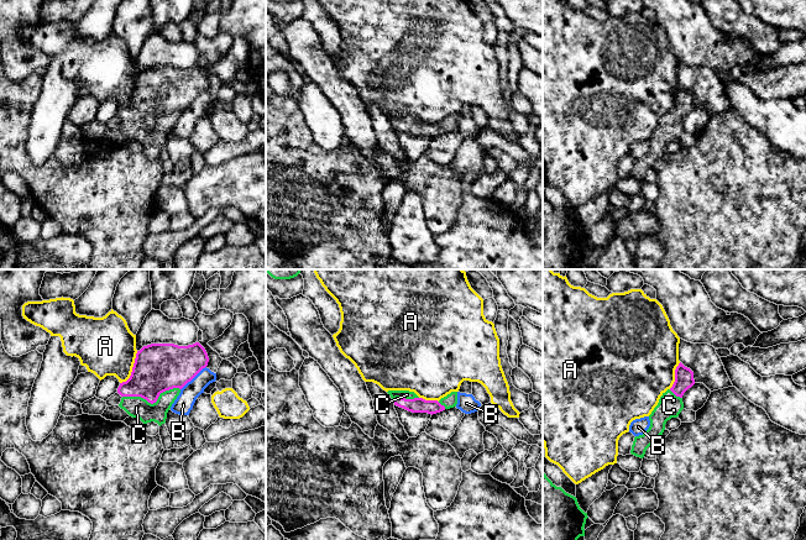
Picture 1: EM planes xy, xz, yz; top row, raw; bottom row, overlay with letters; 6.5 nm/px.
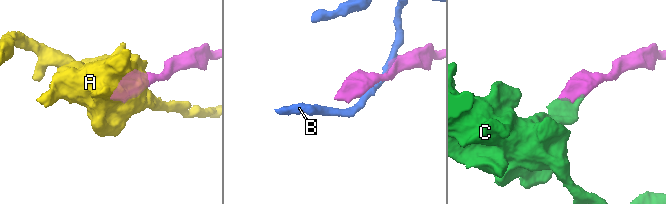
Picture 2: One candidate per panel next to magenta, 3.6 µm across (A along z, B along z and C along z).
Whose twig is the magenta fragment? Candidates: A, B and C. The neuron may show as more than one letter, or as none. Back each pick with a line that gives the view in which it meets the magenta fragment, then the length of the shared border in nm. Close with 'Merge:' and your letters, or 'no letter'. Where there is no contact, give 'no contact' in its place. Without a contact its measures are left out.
C: xy | 380 nm
Merge: C

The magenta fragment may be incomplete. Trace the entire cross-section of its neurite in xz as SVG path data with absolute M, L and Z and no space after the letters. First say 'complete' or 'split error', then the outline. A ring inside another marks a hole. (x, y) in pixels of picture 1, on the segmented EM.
split error; M388 390L394 405L412 413L436 414L445 409L456 407L457 392L451 392L446 397L438 400L425 400L419 398L414 392L409 390Z

